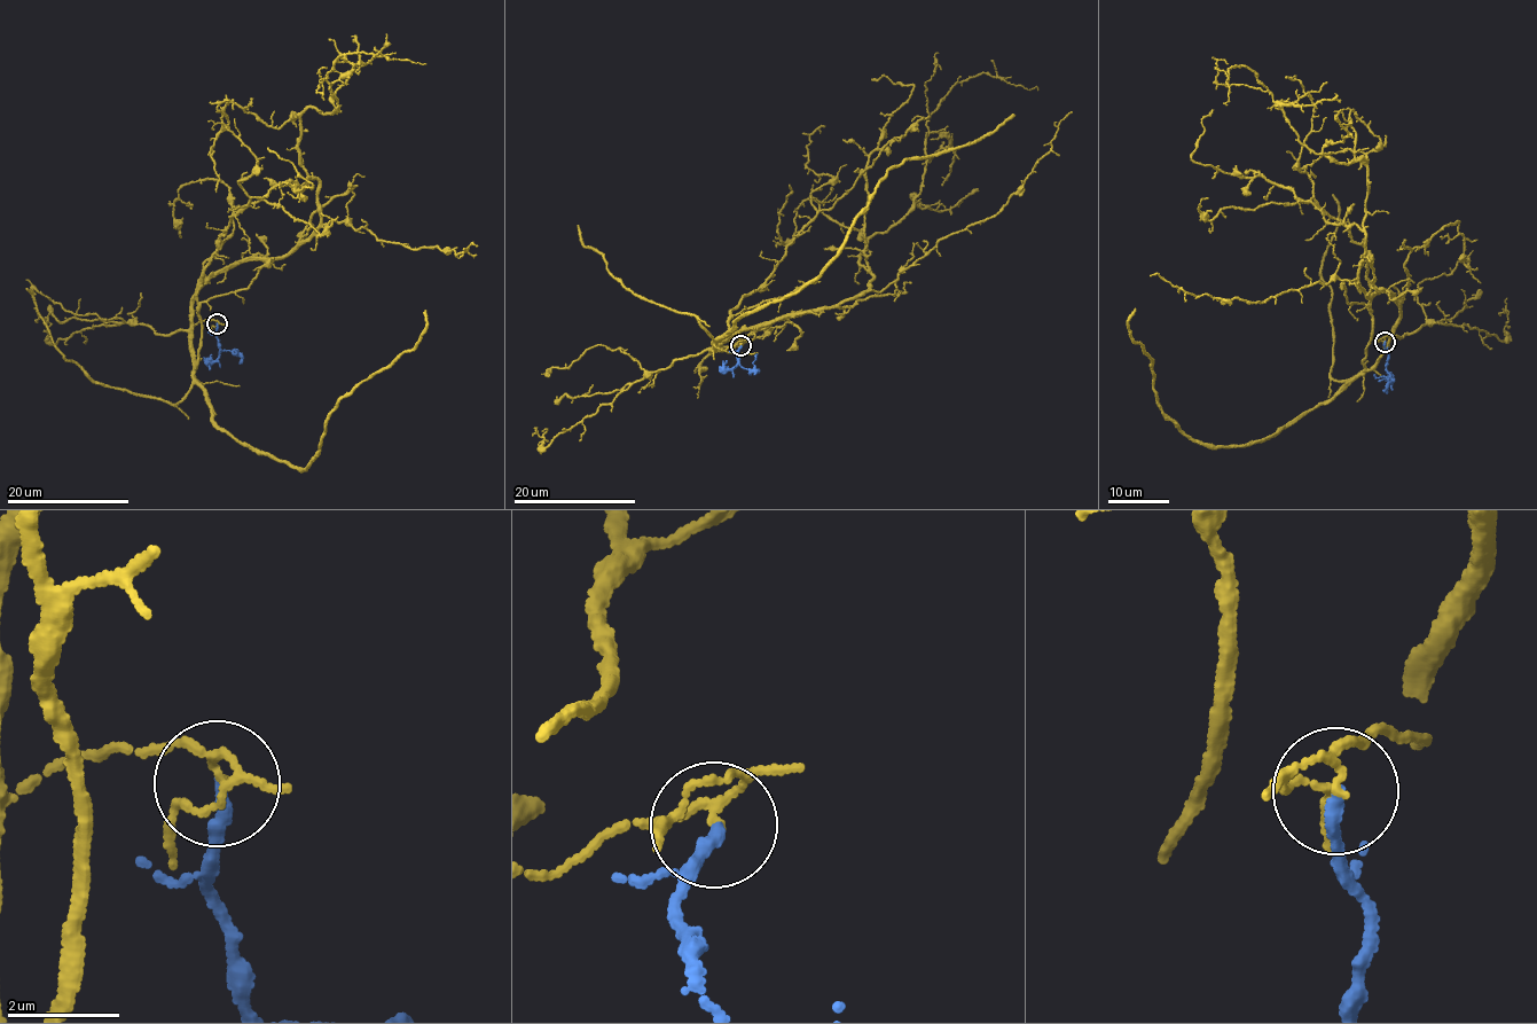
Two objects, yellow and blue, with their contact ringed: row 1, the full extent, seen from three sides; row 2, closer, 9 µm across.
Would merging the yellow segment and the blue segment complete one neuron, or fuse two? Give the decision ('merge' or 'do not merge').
do not merge

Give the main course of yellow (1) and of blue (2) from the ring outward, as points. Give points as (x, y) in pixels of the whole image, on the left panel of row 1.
1: (216, 322), (194, 323), (195, 290), (320, 223), (300, 115), (339, 111), (335, 59), (426, 64)
2: (216, 325), (218, 348), (236, 352)

